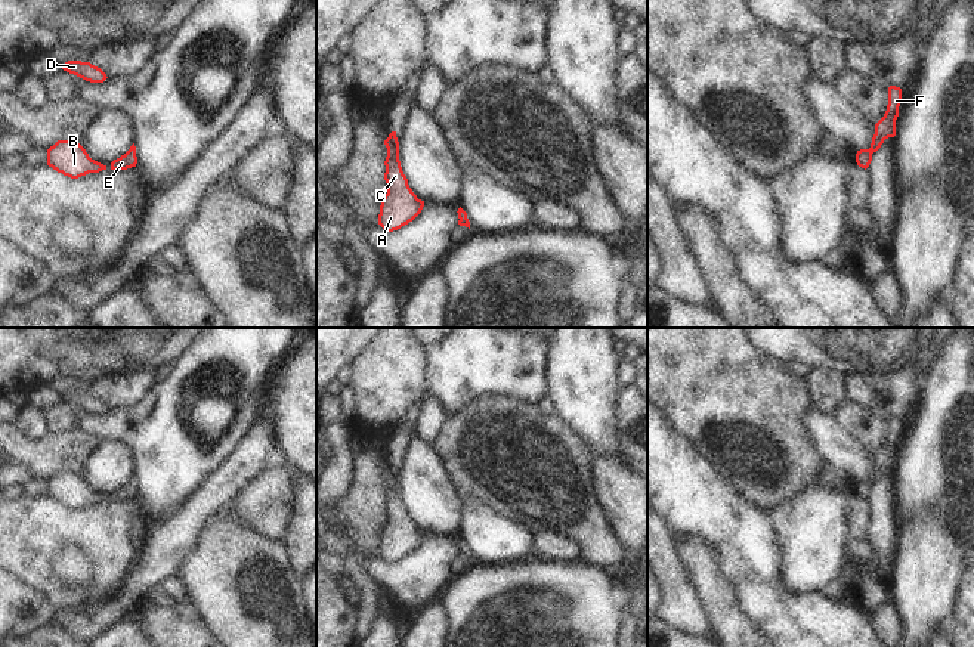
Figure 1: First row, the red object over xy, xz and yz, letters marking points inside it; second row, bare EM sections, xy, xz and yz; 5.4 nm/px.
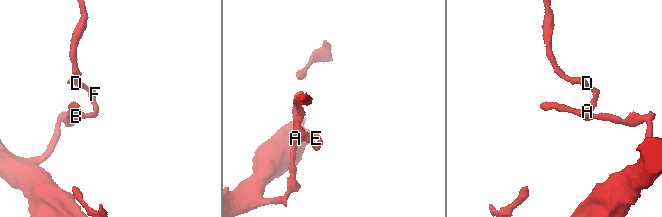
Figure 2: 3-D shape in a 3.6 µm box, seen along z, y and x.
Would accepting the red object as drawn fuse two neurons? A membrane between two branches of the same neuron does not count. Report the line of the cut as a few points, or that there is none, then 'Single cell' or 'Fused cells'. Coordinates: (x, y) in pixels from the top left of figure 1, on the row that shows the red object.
No split. Single cell

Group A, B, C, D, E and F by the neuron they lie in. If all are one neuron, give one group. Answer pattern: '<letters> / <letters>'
A B C D E F

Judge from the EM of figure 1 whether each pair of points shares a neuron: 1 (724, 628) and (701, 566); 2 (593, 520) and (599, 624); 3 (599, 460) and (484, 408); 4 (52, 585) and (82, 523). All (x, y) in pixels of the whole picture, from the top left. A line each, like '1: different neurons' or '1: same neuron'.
1: same neuron
2: different neurons
3: different neurons
4: same neuron

